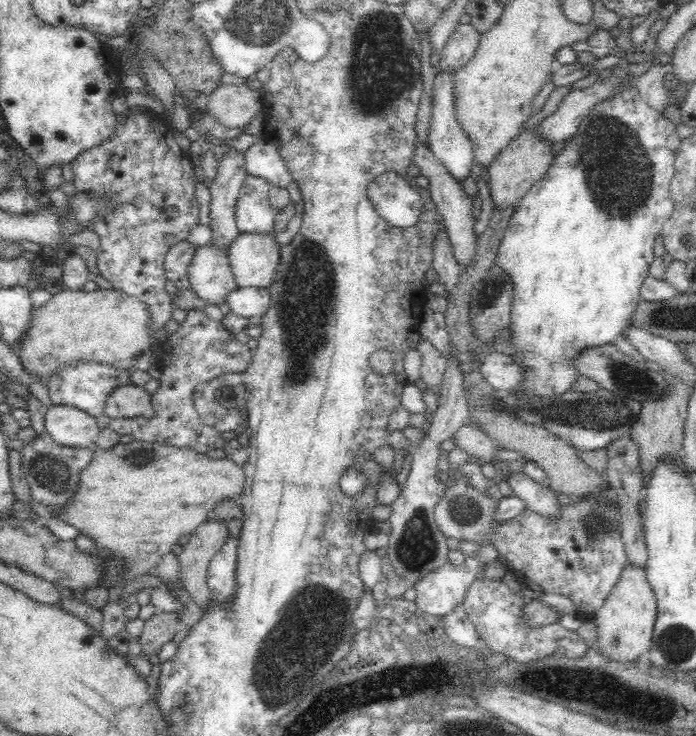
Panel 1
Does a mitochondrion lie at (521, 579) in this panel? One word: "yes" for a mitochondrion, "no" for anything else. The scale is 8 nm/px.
no

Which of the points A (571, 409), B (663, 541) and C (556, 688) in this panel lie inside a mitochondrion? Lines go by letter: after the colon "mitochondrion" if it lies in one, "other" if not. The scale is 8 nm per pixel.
A: mitochondrion
B: other
C: other

